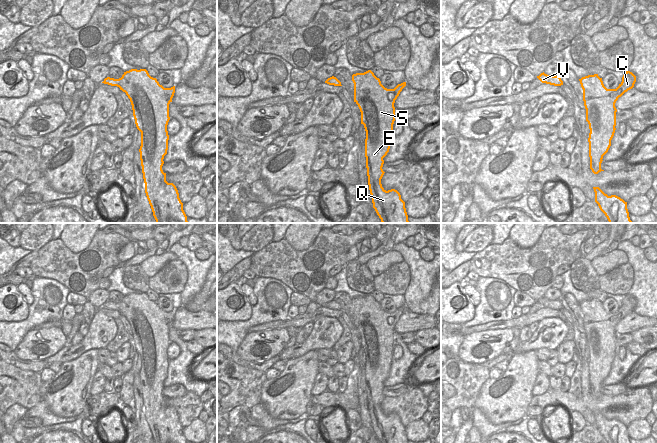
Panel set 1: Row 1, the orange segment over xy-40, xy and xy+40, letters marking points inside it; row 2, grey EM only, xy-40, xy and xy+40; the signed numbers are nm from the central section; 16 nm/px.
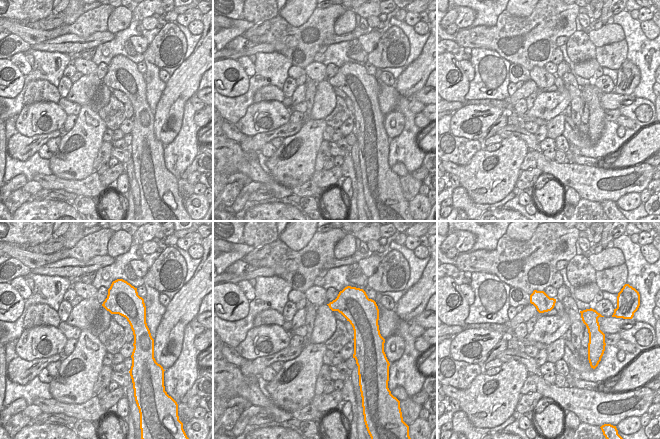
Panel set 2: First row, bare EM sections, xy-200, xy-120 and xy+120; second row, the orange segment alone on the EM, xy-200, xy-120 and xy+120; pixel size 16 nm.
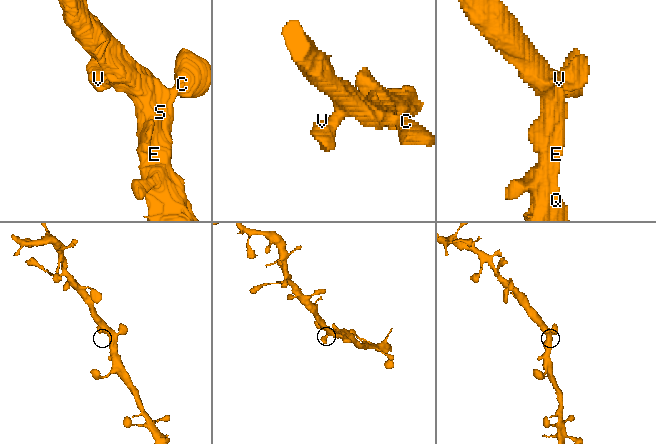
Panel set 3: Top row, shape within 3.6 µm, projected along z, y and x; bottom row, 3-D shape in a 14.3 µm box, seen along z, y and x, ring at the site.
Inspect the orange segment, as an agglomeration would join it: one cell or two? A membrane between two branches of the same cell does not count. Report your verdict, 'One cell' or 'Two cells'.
One cell.

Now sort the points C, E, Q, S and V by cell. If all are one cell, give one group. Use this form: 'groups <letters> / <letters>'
groups C E Q S V

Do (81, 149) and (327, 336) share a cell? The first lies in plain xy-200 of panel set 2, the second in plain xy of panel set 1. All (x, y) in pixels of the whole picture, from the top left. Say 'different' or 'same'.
different

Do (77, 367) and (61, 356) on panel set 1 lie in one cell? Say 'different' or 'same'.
different

